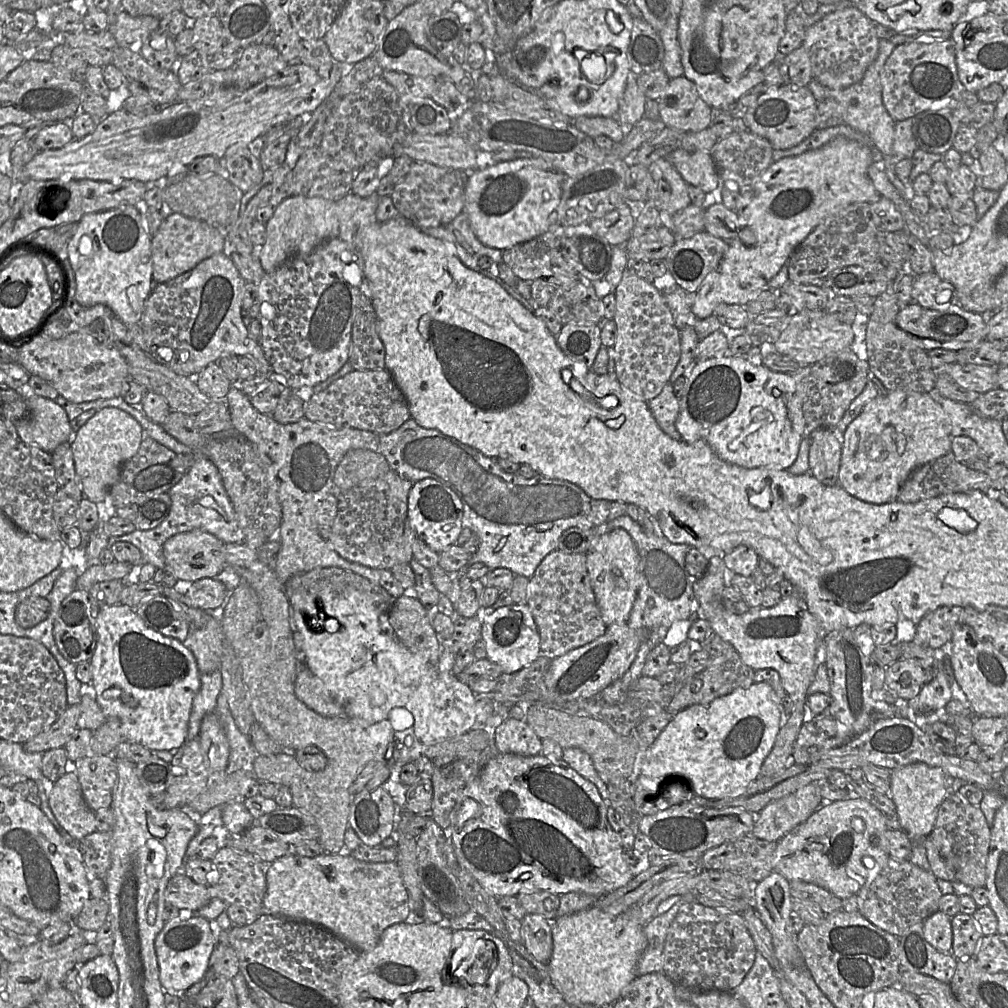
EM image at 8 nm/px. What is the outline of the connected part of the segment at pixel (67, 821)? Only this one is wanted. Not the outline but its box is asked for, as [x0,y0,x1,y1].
[49,771,96,840]

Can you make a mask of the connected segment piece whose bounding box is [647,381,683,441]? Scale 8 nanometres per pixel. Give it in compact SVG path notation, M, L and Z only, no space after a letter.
M668 381L660 394L647 403L659 427L674 440L683 441L675 425L679 415L679 400L673 393L673 384Z

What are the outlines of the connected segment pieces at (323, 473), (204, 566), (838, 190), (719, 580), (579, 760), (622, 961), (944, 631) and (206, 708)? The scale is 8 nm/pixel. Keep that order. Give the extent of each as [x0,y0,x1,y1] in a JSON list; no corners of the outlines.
[[225,384,405,599],[163,529,226,582],[691,137,882,320],[693,548,821,777],[563,748,611,813],[547,907,647,1005],[912,606,961,649],[185,670,221,742]]

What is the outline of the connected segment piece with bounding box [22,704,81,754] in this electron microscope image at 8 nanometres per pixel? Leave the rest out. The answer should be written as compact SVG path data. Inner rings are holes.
M80 704L68 706L60 718L46 731L22 744L29 753L44 753L46 751L63 748L78 728L81 713Z

